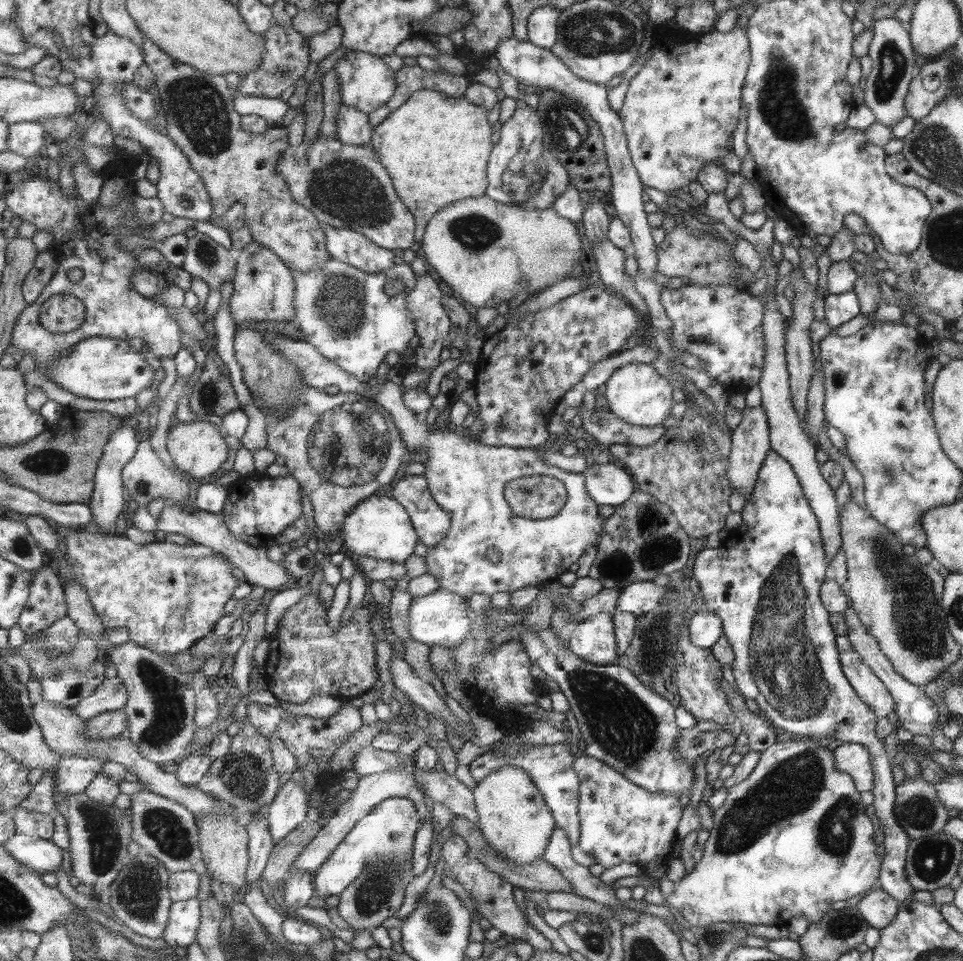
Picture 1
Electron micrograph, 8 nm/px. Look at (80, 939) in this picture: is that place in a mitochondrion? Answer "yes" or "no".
no

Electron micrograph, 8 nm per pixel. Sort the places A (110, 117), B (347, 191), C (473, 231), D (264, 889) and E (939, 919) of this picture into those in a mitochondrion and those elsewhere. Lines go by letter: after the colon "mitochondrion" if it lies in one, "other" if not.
A: other
B: mitochondrion
C: mitochondrion
D: other
E: other

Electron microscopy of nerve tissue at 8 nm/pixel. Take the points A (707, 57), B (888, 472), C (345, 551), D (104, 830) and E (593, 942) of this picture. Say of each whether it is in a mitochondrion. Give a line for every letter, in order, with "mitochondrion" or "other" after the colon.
A: other
B: mitochondrion
C: other
D: mitochondrion
E: mitochondrion

